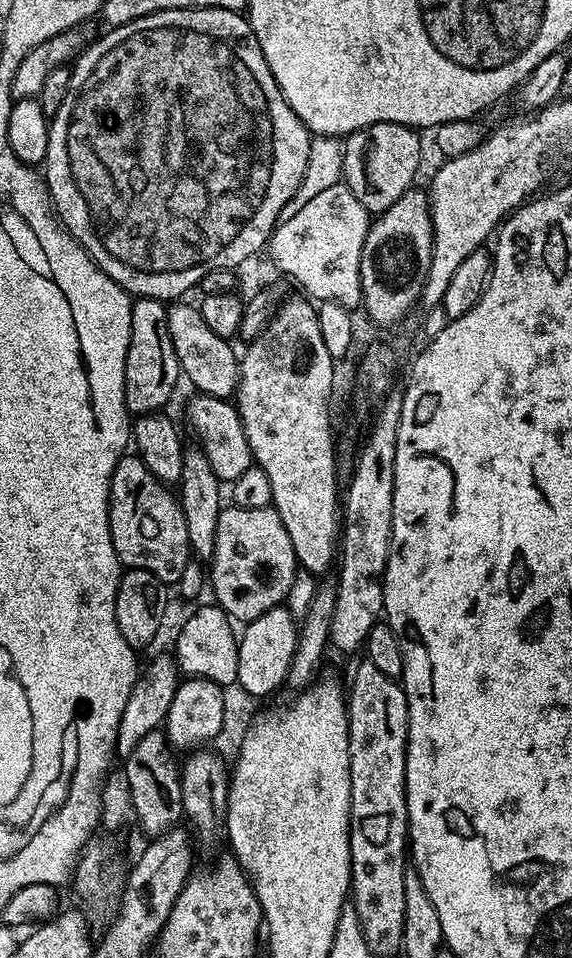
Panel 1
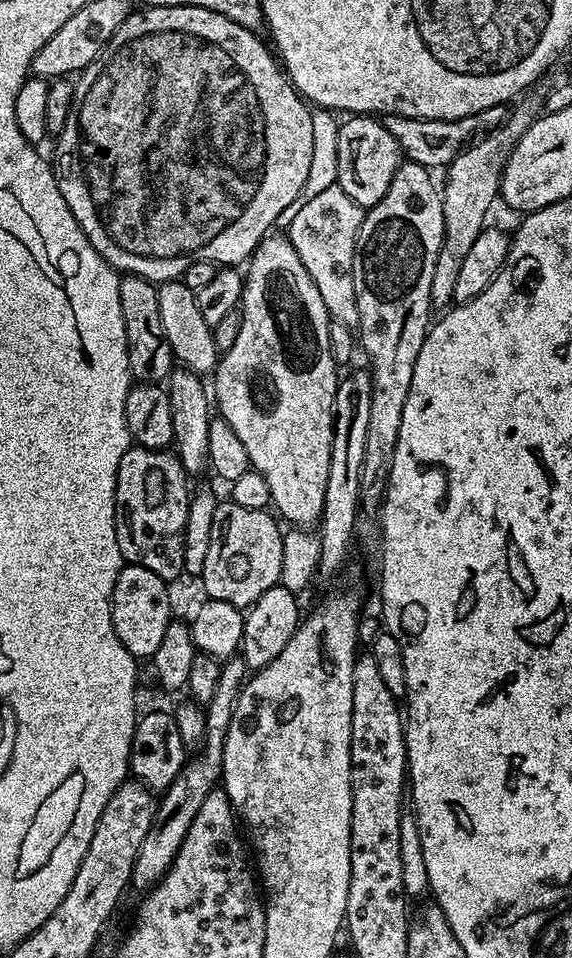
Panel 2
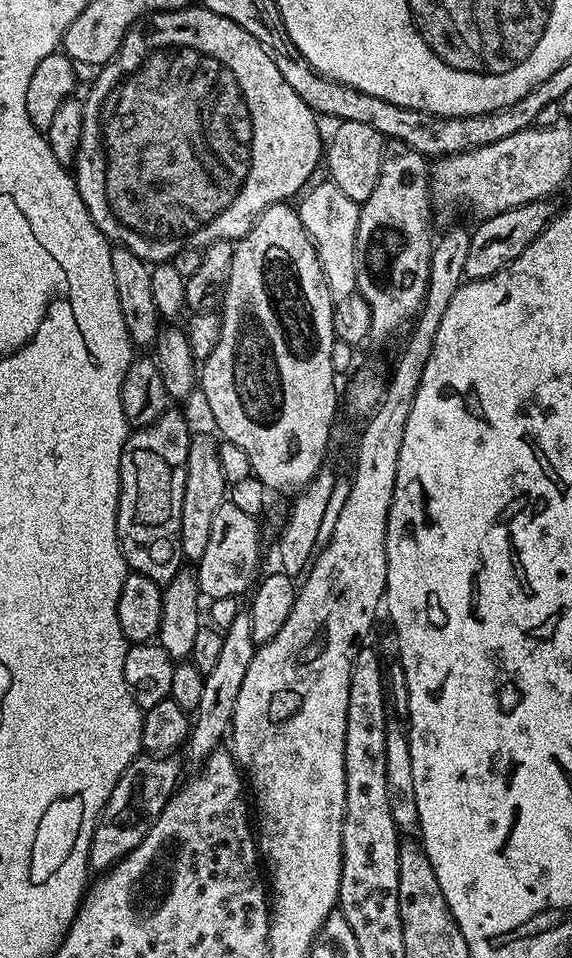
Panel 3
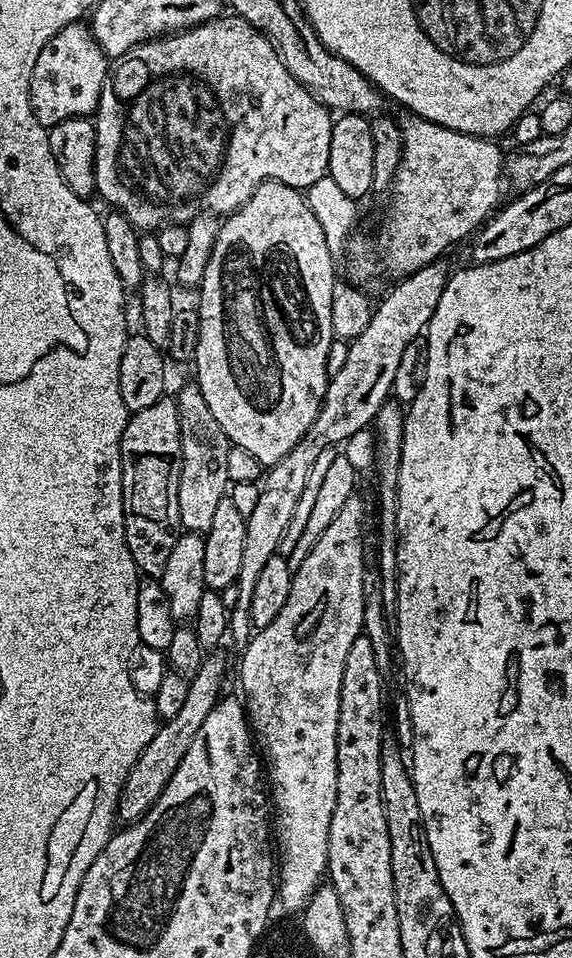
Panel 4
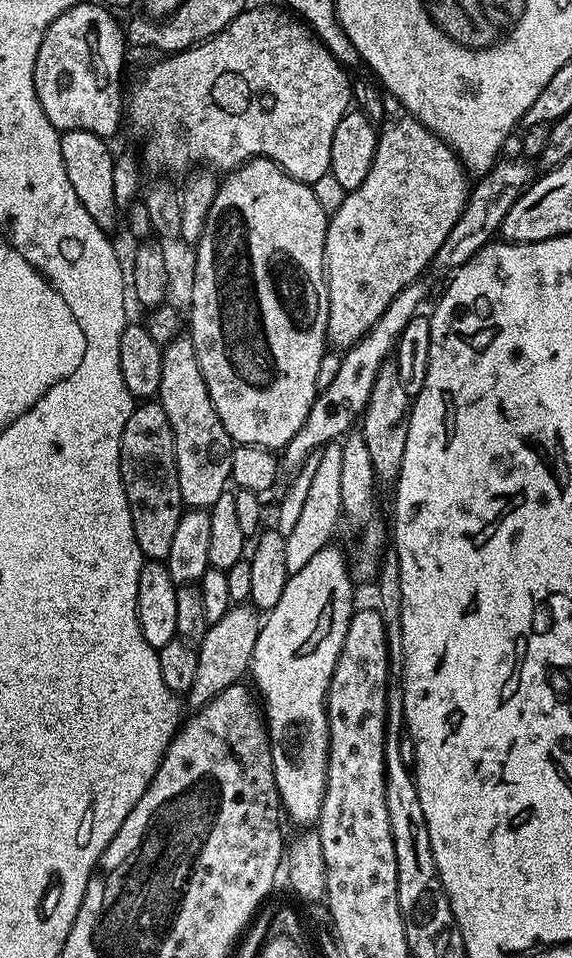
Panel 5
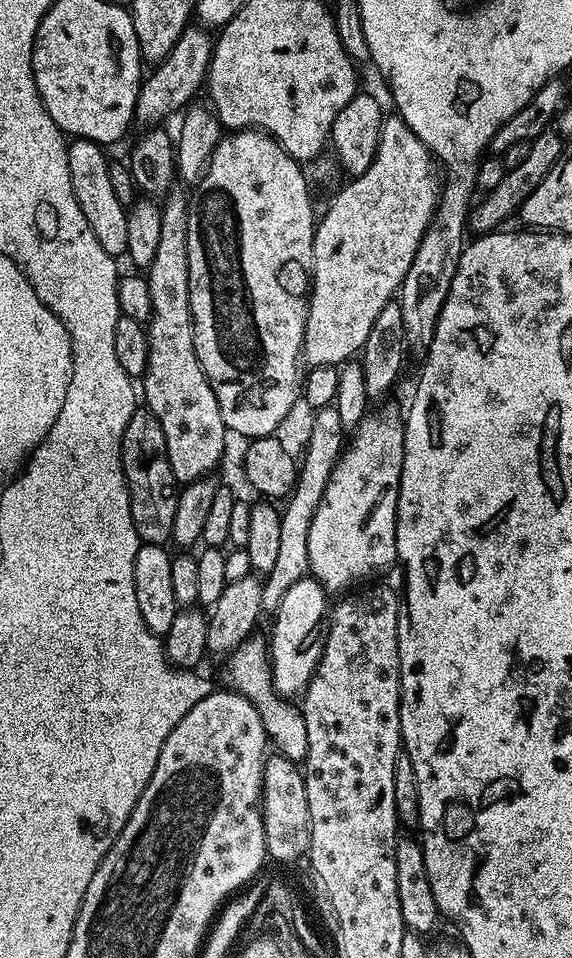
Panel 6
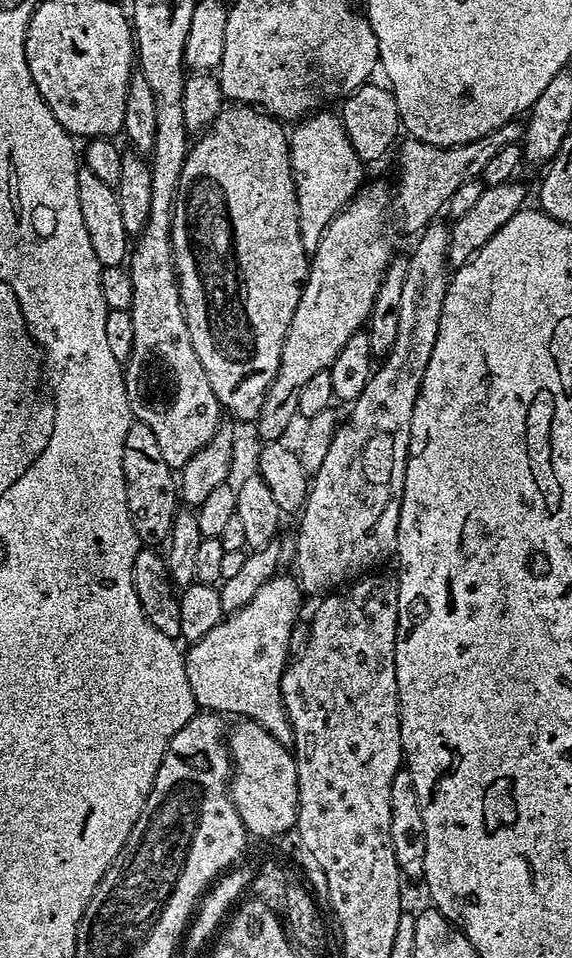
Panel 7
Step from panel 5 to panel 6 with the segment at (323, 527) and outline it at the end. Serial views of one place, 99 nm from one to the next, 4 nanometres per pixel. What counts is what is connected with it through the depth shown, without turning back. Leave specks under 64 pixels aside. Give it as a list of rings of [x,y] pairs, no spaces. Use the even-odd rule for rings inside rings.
[[[335,406],[321,408],[313,416],[316,417],[313,418],[312,429],[308,432],[308,445],[304,448],[304,460],[302,456],[298,464],[296,485],[287,499],[286,505],[288,506],[285,505],[280,513],[282,546],[278,549],[278,562],[267,579],[263,581],[262,602],[264,612],[268,614],[275,613],[286,590],[290,590],[294,582],[303,580],[309,575],[306,542],[310,539],[310,524],[314,522],[314,514],[318,510],[318,504],[322,502],[322,494],[326,494],[326,484],[330,482],[330,474],[334,470],[336,461],[340,458],[342,445],[346,440],[346,432],[342,428],[342,421]]]

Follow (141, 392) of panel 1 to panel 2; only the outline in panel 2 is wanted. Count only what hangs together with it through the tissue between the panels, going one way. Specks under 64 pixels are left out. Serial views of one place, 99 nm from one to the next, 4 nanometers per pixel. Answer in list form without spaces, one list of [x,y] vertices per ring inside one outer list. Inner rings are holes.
[[[121,275],[118,302],[122,302],[122,322],[126,326],[126,342],[128,343],[128,369],[132,372],[133,381],[141,384],[160,384],[167,381],[174,367],[174,357],[170,350],[170,342],[166,342],[166,330],[162,330],[162,317],[158,315],[157,285],[141,276]]]

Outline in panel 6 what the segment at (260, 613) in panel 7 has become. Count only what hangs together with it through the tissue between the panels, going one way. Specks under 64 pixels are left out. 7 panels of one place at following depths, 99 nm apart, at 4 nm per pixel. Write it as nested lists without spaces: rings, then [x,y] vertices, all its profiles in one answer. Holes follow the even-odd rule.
[[[260,634],[249,636],[233,652],[228,653],[226,663],[228,663],[227,687],[245,696],[254,706],[254,710],[258,710],[271,747],[288,760],[303,762],[308,753],[304,714],[299,707],[294,708],[289,699],[276,693],[276,687],[272,681],[272,657],[269,641],[265,637],[263,640]]]

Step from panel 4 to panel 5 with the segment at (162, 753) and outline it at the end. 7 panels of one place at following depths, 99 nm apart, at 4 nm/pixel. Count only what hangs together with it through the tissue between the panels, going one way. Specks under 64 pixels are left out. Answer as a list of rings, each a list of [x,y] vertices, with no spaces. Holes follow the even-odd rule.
[[[251,606],[229,608],[218,622],[208,625],[202,642],[196,648],[198,670],[194,674],[194,686],[186,694],[186,704],[189,709],[199,710],[210,703],[222,690],[241,683],[249,675],[254,654],[254,642],[258,642],[261,617],[257,609]]]

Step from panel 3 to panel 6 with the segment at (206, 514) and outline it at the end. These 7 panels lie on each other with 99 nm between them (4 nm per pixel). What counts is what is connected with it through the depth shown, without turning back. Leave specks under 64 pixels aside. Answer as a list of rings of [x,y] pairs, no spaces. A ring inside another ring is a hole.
[[[173,187],[162,201],[162,235],[154,262],[146,270],[152,316],[148,320],[148,371],[142,377],[142,400],[162,422],[166,454],[177,485],[194,484],[213,475],[224,456],[224,415],[218,398],[198,362],[190,298],[194,265],[188,257],[188,206],[185,189]]]

